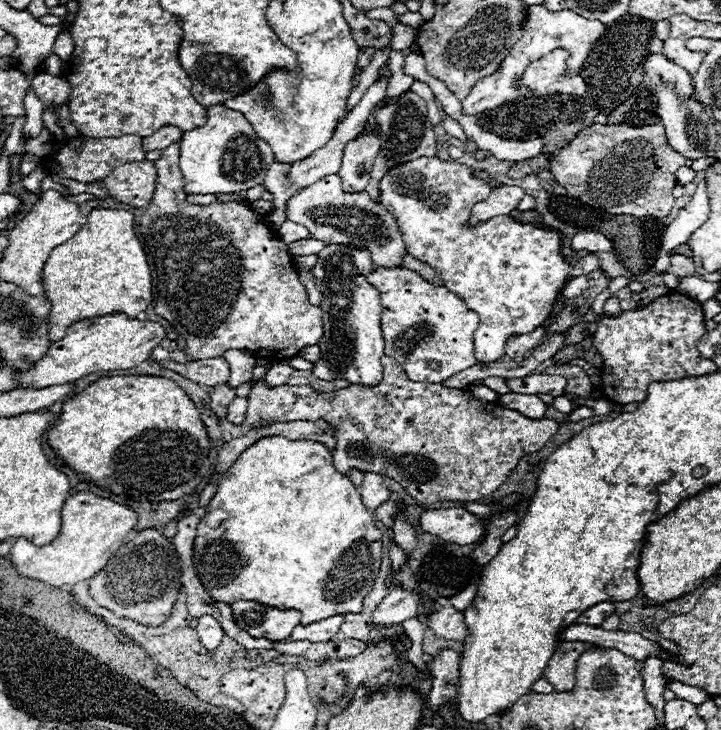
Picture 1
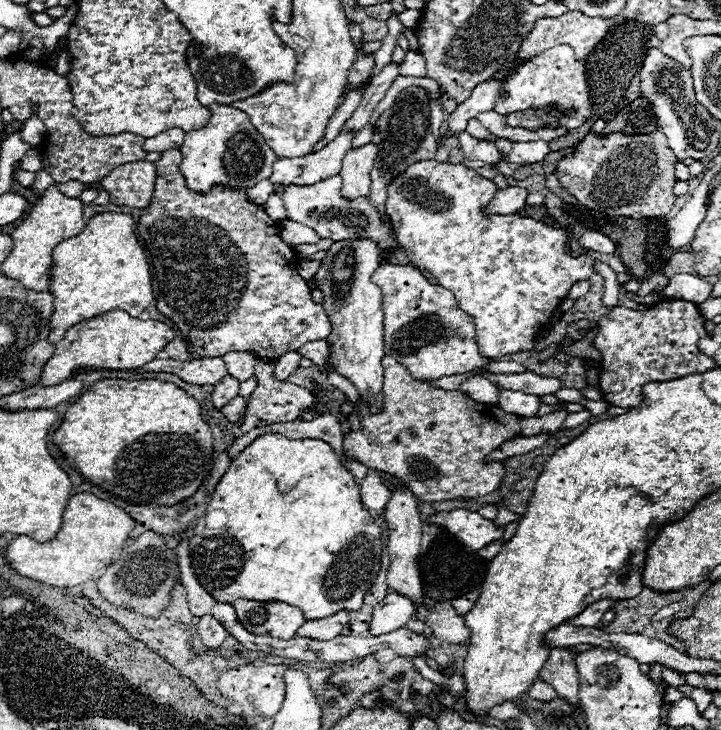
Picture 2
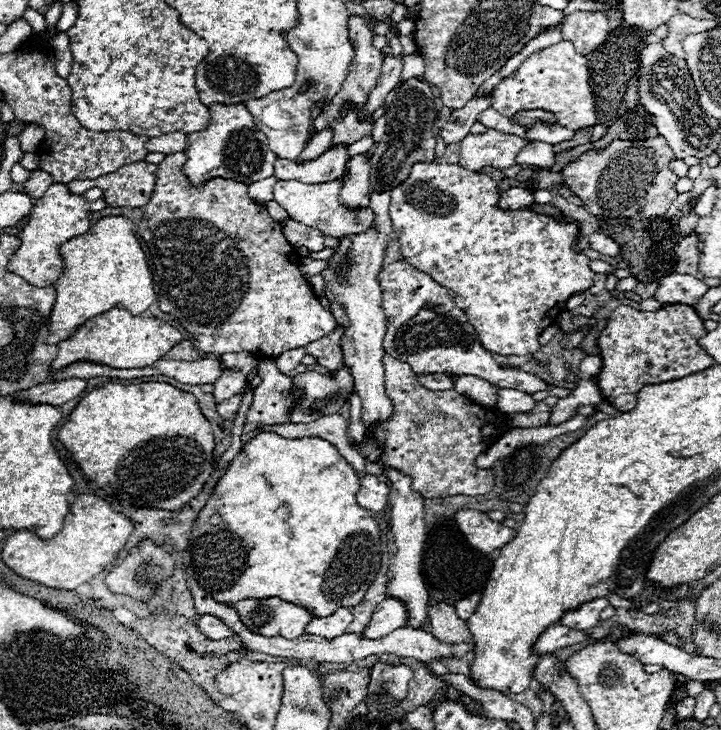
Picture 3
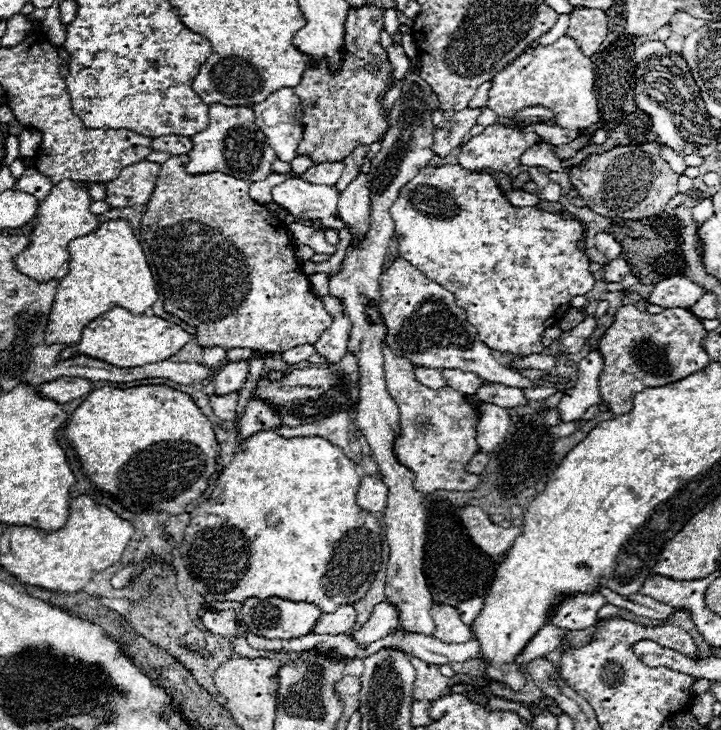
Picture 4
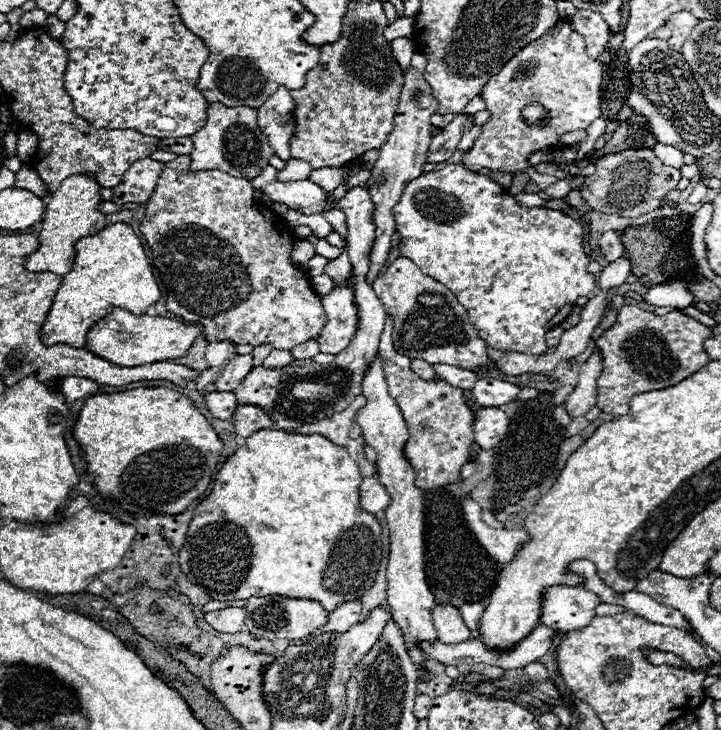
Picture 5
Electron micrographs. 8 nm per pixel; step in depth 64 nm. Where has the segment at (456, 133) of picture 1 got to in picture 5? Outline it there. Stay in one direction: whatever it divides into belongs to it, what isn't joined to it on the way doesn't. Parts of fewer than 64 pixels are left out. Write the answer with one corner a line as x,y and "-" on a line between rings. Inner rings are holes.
568,22
560,30
552,28
550,32
546,32
546,36
540,36
538,40
534,40
526,48
522,48
522,52
518,52
510,62
506,62
506,66
498,74
494,74
482,88
486,110
492,114
492,118
488,124
482,126
482,134
476,138
474,146
468,152
464,152
462,164
474,172
478,172
482,168
490,168
496,172
510,172
510,174
524,170
528,166
528,156
532,152
536,152
540,148
558,146
560,134
584,130
590,126
592,120
600,118
600,84
602,84
602,64
586,54
582,36
572,32
-
532,102
540,102
550,112
548,124
528,126
524,122
520,112
524,106
528,106

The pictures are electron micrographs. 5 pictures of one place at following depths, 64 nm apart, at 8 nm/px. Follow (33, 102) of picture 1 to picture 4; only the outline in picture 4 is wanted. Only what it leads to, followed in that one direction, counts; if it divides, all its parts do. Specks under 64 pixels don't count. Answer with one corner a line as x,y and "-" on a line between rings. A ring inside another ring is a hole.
25,129
18,138
20,138
20,156
22,158
35,157
38,152
38,146
42,142
42,134
38,130

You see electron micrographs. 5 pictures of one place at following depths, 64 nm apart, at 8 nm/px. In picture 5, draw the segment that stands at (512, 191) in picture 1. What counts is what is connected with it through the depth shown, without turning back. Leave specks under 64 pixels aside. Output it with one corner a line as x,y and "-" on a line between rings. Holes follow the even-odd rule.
526,192
516,194
514,200
516,200
520,206
542,206
542,204
544,204
544,200
542,200
538,194
526,194

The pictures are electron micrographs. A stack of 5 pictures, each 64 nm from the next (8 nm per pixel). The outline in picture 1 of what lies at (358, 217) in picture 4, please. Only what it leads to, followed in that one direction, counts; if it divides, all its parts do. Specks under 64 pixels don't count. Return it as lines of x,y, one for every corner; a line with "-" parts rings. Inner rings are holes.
368,124
358,138
346,144
342,166
338,170
338,176
342,178
342,186
346,188
346,192
348,190
360,192
368,186
378,150
380,150
380,134
374,134

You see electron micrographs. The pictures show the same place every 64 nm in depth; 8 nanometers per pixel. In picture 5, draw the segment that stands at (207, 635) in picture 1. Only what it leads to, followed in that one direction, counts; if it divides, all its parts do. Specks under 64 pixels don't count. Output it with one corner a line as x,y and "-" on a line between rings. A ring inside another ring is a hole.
224,608
224,610
214,610
204,614
204,620
216,632
224,632
224,634
240,632
244,628
244,618
246,618
244,608

